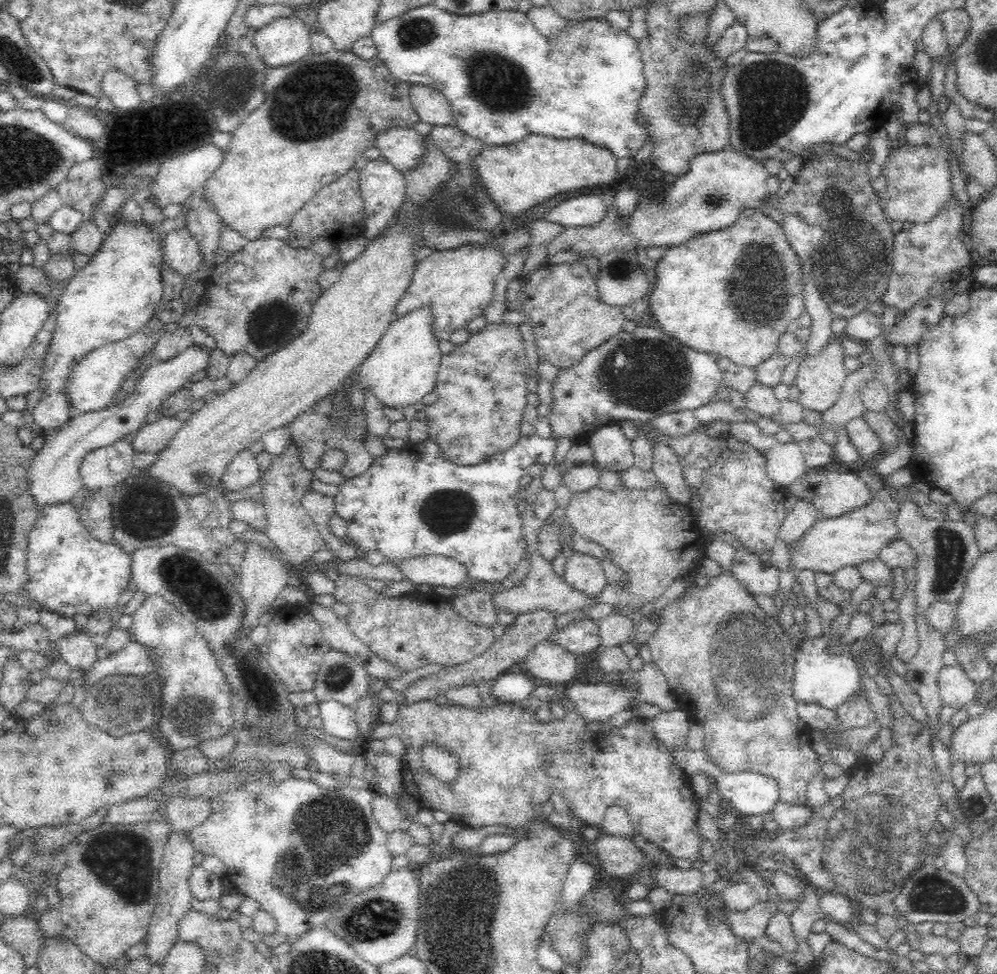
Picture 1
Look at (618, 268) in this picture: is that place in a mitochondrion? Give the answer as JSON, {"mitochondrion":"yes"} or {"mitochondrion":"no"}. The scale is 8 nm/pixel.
{"mitochondrion":"yes"}

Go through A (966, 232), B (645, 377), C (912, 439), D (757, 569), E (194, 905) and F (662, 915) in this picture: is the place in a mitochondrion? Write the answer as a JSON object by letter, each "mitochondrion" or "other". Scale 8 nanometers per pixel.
{"A":"other","B":"mitochondrion","C":"other","D":"other","E":"other","F":"other"}

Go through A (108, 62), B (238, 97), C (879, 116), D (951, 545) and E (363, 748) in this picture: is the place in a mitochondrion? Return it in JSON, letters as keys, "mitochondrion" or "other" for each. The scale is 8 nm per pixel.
{"A":"other","B":"mitochondrion","C":"other","D":"mitochondrion","E":"other"}

